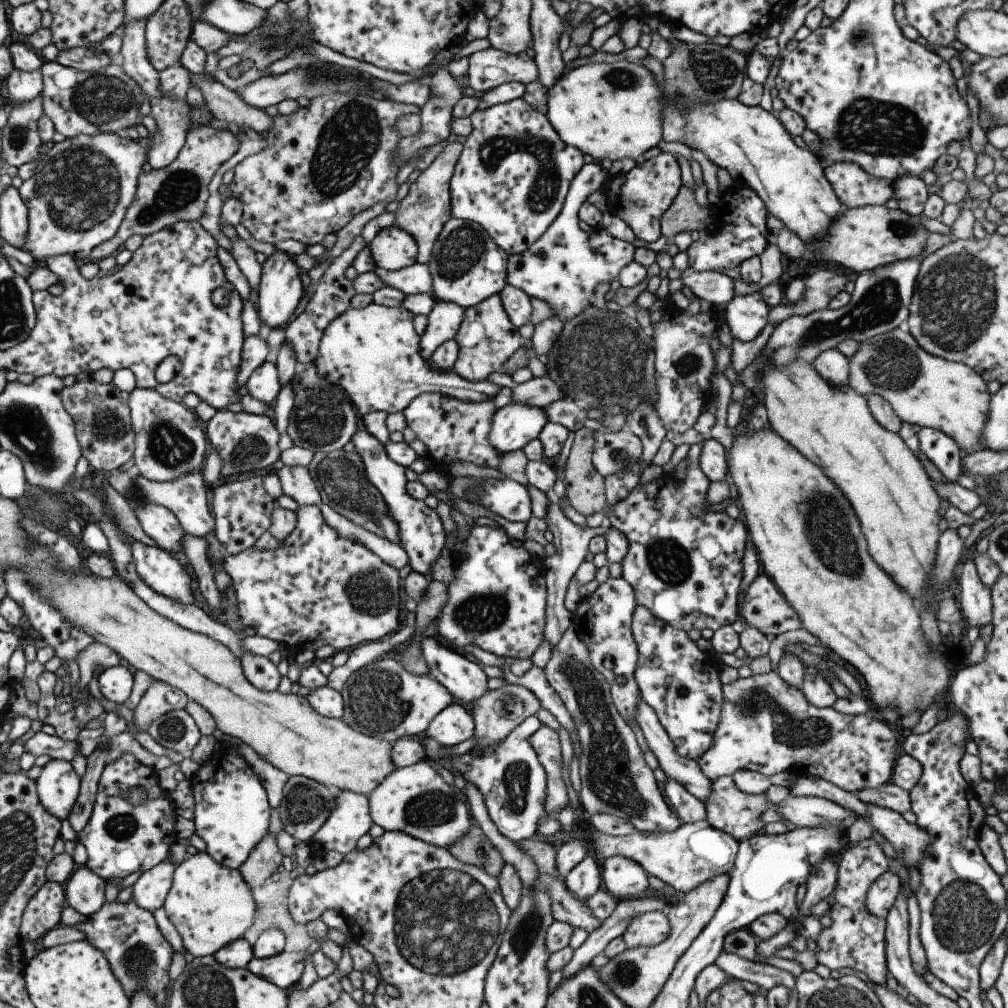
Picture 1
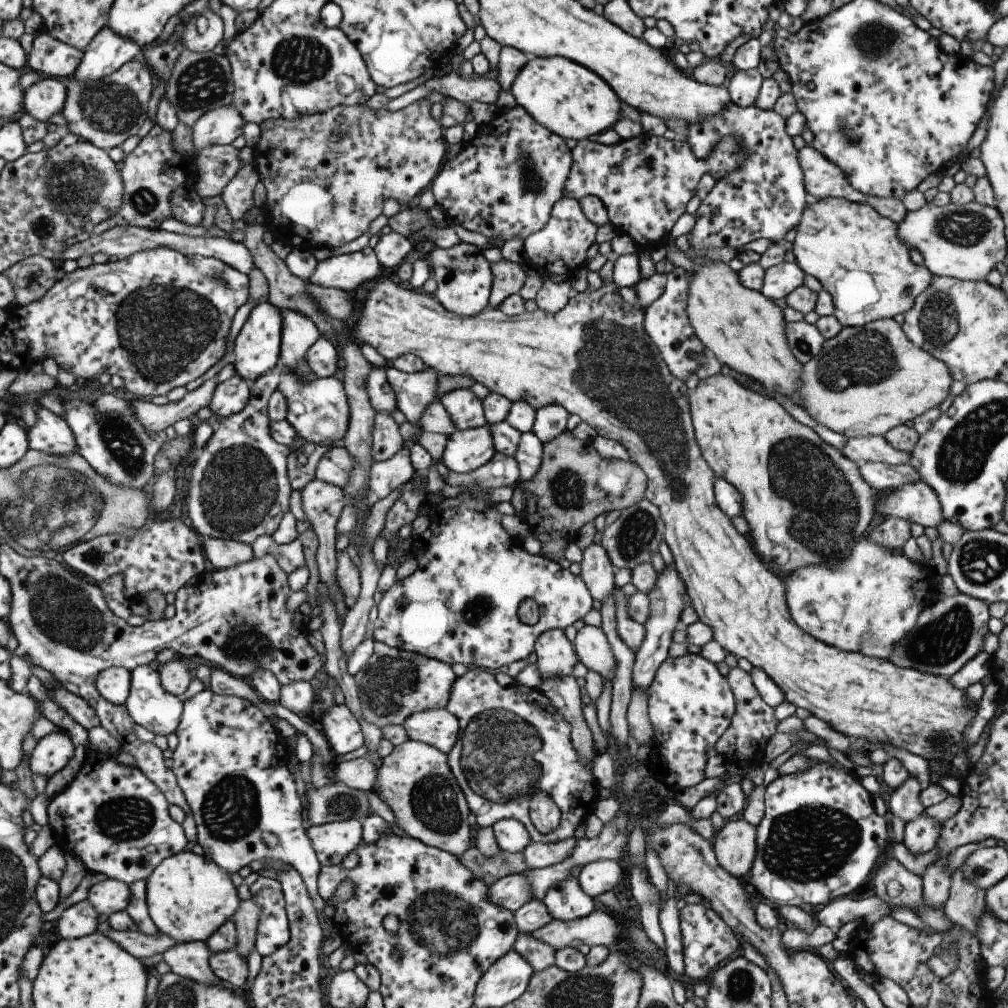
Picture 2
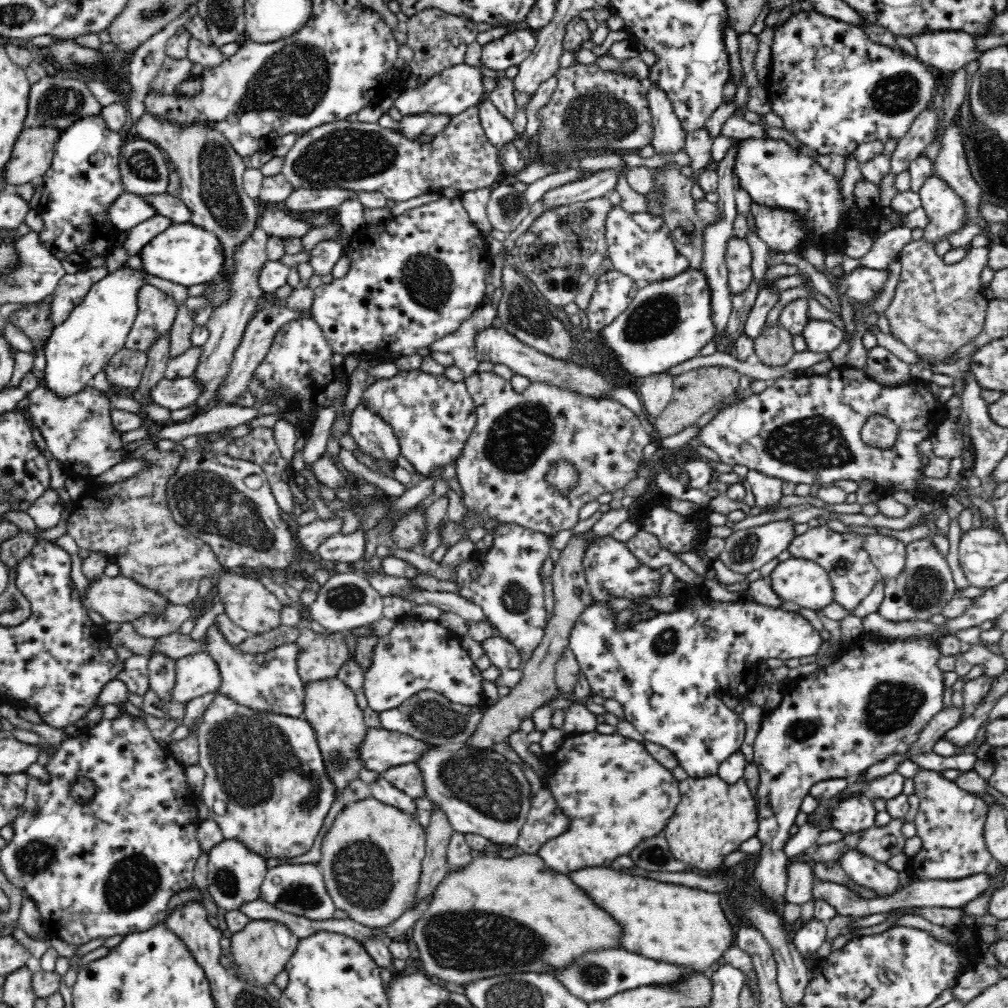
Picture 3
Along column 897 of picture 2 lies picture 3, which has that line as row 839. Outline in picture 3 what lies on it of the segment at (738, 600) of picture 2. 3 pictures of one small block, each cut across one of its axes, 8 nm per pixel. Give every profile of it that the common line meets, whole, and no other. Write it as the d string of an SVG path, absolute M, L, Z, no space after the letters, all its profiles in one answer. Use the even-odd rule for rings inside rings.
M717 774L706 778L688 777L679 782L680 802L666 824L662 835L667 840L670 852L676 860L683 862L688 870L712 873L723 868L724 858L736 851L740 844L756 836L759 827L758 807L744 777L736 784L726 784Z

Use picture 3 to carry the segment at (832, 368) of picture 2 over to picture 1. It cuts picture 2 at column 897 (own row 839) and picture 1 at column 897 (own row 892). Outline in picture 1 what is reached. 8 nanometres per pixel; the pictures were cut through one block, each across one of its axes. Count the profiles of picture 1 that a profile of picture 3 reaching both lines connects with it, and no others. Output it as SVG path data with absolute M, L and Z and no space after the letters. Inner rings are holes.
M905 327L860 341L856 354L852 354L850 358L846 357L846 360L848 360L848 382L850 382L848 387L858 395L867 399L872 394L878 394L888 402L900 421L944 432L968 454L981 451L978 434L982 432L982 426L986 426L988 402L991 396L981 374L977 374L966 364L951 362L941 357L934 358L932 354L924 352Z

